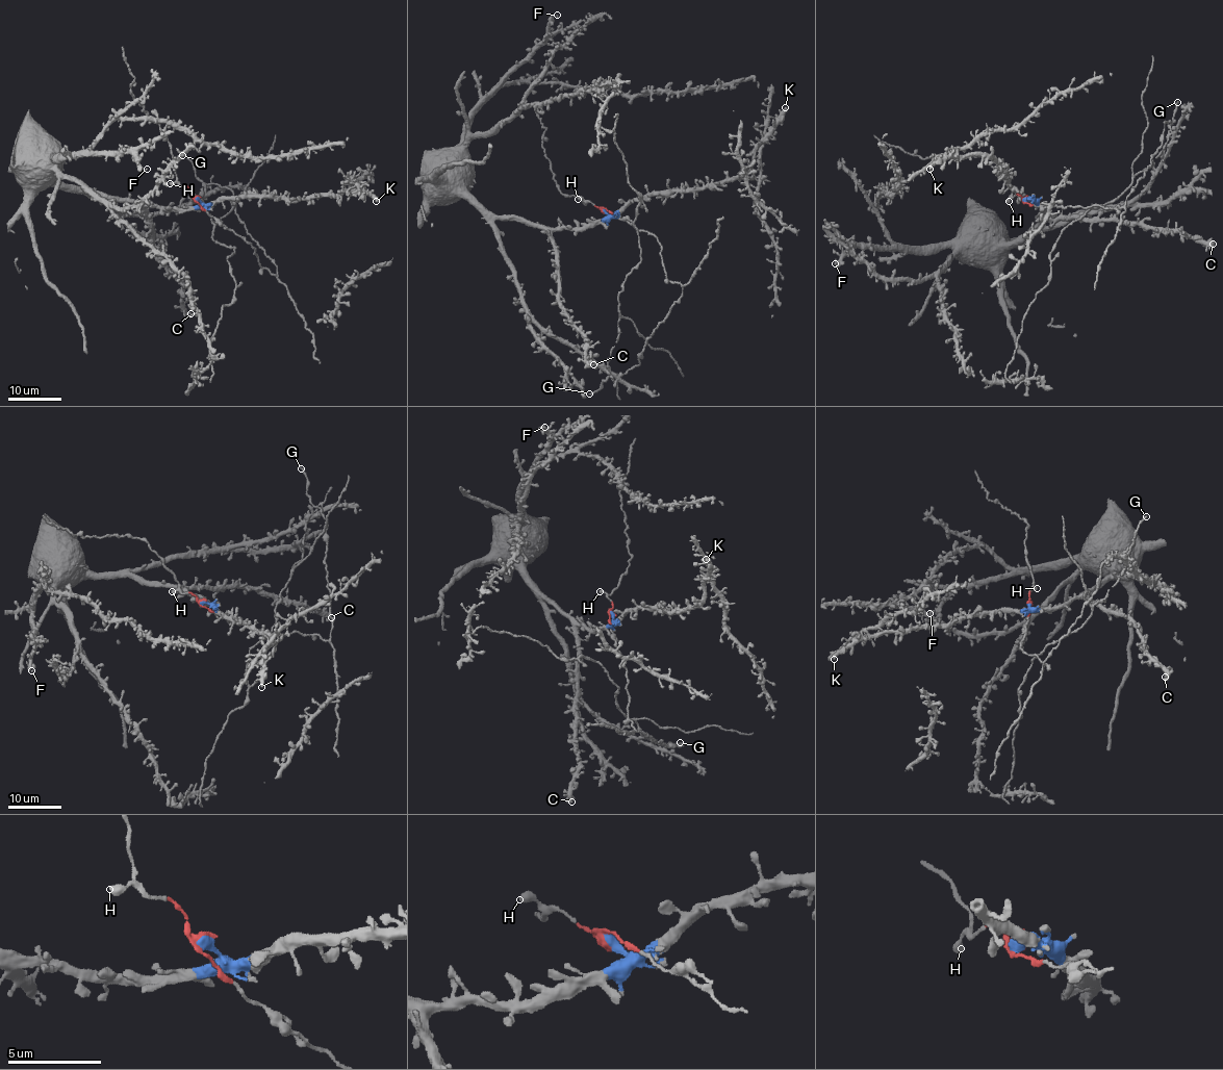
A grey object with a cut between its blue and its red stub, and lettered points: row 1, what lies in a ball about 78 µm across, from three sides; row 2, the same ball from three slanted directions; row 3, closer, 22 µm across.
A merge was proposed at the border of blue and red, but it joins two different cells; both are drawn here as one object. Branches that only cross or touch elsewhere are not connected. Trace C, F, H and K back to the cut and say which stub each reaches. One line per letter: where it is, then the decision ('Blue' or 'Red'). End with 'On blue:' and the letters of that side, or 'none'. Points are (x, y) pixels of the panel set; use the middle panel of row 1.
C: Place: (593, 364). Blue
F: Place: (557, 15). Blue
H: Place: (578, 199). Red
K: Place: (785, 107). Blue
On blue: C, F, K

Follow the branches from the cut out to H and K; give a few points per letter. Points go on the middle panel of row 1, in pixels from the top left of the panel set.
H: (605, 210), (578, 198)
K: (605, 210), (617, 214), (647, 196), (714, 187), (739, 178), (785, 106)

